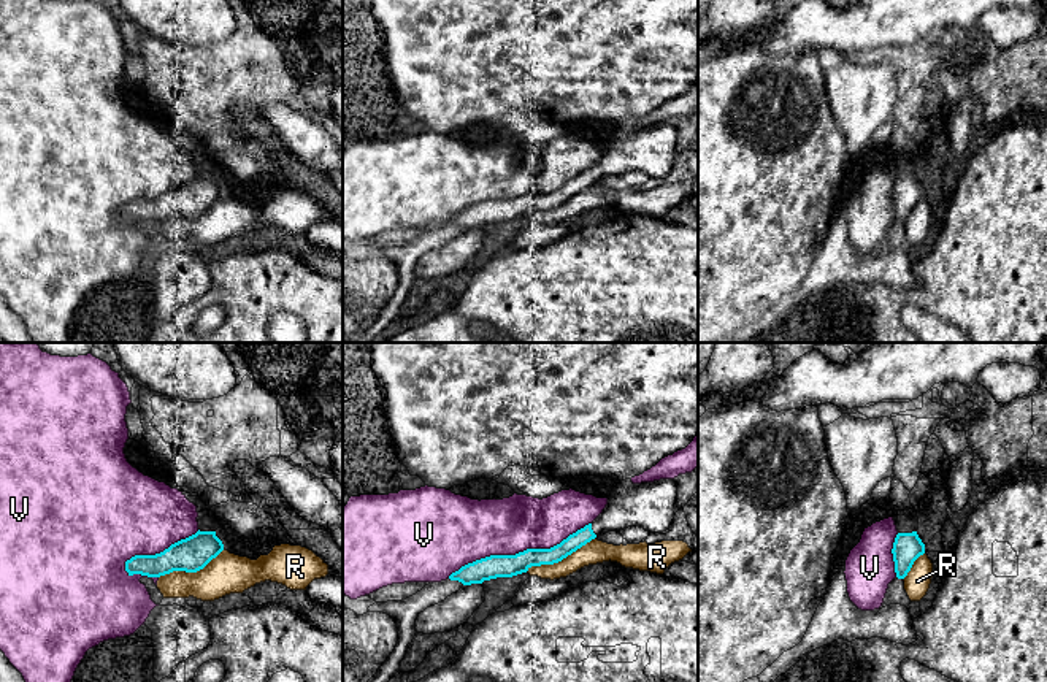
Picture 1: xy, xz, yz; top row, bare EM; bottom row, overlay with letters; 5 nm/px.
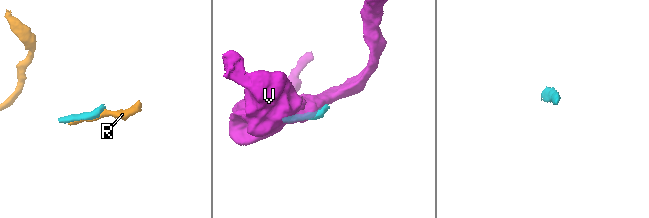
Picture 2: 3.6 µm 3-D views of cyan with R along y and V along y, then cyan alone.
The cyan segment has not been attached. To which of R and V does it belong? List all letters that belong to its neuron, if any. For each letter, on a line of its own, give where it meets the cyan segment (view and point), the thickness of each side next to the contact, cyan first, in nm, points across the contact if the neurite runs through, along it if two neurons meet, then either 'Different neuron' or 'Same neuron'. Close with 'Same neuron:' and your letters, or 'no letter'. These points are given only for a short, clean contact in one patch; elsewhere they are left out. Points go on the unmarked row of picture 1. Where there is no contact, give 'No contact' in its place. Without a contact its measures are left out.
R: Touches cyan at xz (560, 205). Thickness 110 nm (cyan) against 120 nm. Different neuron
V: Touches cyan at xz (519, 197). Thickness 120 nm (cyan) against 280 nm. Different neuron
Same neuron: no letter

